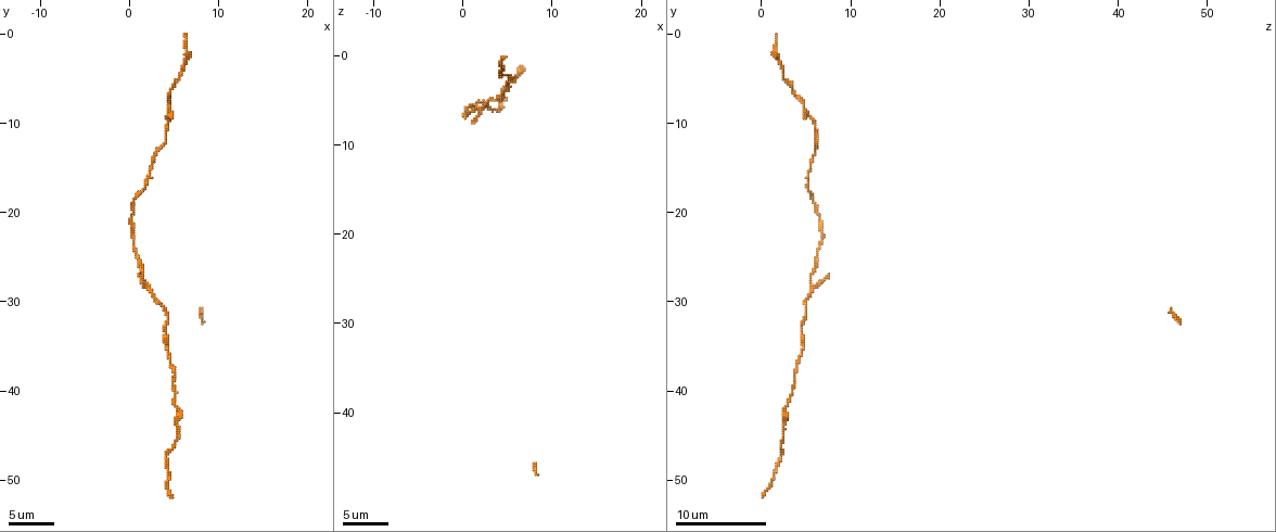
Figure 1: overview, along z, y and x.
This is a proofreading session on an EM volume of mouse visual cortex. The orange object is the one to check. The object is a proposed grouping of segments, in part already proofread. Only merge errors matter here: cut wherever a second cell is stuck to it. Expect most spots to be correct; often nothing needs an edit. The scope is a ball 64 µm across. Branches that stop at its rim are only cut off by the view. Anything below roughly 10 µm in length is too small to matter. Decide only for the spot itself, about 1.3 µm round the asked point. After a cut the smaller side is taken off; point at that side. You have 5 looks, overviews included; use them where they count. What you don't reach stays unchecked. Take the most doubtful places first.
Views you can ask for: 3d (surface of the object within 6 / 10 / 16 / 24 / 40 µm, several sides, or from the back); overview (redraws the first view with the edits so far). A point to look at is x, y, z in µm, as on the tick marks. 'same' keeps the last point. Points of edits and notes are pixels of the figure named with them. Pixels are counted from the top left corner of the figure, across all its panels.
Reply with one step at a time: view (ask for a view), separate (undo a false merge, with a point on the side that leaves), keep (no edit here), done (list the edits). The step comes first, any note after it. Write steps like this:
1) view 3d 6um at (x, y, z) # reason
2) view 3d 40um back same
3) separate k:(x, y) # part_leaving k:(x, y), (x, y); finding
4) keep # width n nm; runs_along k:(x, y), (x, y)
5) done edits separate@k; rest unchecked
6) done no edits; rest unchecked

view 3d 10um at (1.6, 28.6, 5.8) # arms part here

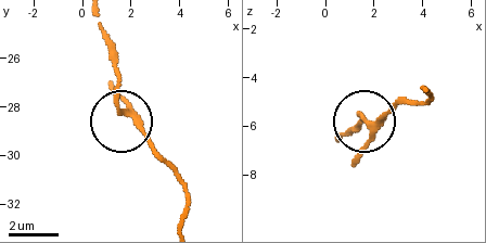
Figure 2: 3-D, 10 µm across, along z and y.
view 3d 10um back at (1.8, 28.3, 5.8)

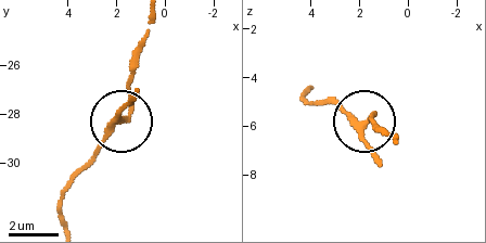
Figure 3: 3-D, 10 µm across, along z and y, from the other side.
keep # width 200 nm; all the same cell

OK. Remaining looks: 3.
view 3d 10um at (0.2, 20.6, 6.4)

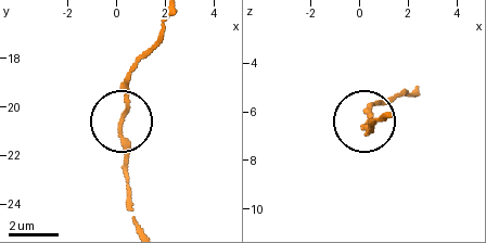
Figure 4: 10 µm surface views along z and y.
keep # runs_along 4:(137, 224), (123, 125), (135, 58); all the same cell

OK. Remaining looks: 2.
view 3d 10um at (4.2, 35.2, 4.8) # sudden change in width

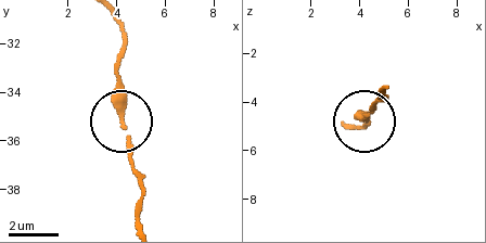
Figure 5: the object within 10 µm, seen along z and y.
keep # runs_along 5:(114, 18), (125, 43), (118, 118), (137, 184); continuous, no second cell

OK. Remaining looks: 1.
done no edits; rest unchecked

